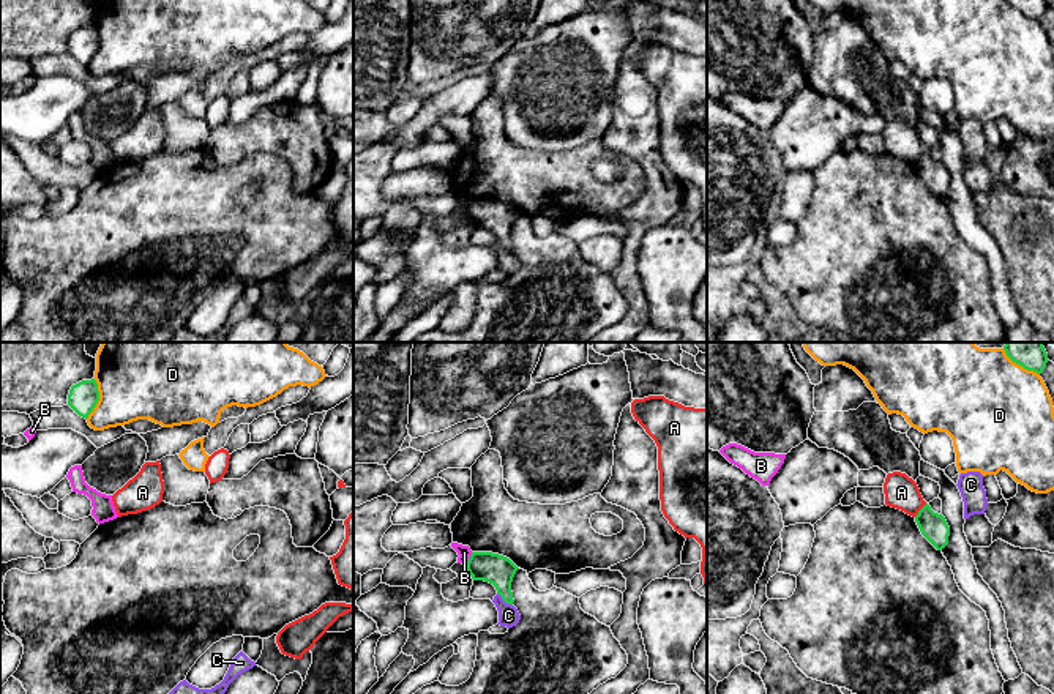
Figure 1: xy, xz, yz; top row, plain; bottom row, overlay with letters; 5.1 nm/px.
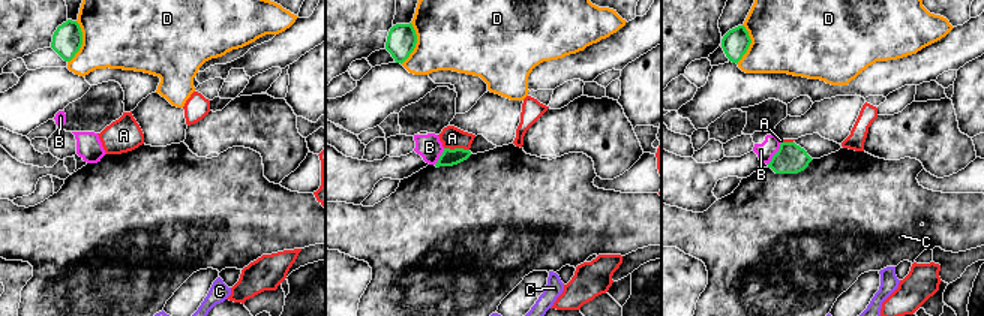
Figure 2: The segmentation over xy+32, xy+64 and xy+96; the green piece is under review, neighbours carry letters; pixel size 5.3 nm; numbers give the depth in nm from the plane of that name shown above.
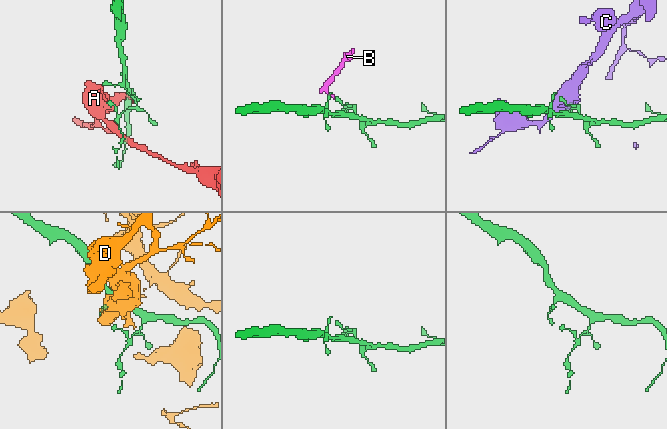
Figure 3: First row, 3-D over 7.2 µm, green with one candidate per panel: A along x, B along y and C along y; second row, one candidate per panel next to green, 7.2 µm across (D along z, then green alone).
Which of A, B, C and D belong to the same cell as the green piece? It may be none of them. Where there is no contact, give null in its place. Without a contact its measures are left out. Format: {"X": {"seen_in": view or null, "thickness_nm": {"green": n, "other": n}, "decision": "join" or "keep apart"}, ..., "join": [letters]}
{"A": {"seen_in": "yz", "thickness_nm": {"green": 140, "other": 170}, "decision": "keep apart"}, "B": {"seen_in": "xz", "thickness_nm": {"green": 160, "other": 70}, "decision": "keep apart"}, "C": {"seen_in": "xz", "thickness_nm": {"green": 160, "other": 110}, "decision": "keep apart"}, "D": {"seen_in": "xy", "thickness_nm": {"green": 150, "other": 440}, "decision": "keep apart"}, "join": []}

